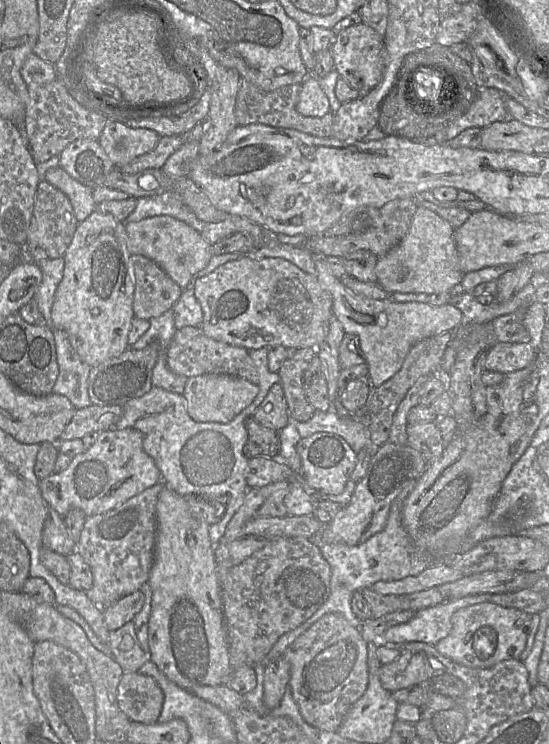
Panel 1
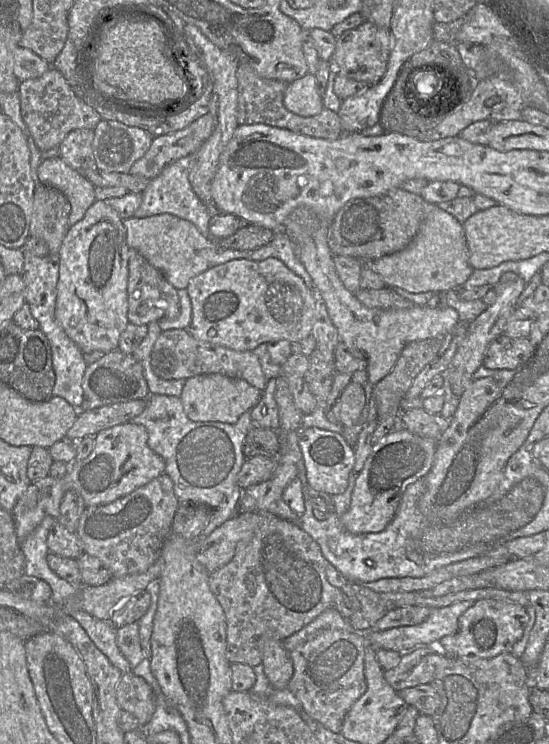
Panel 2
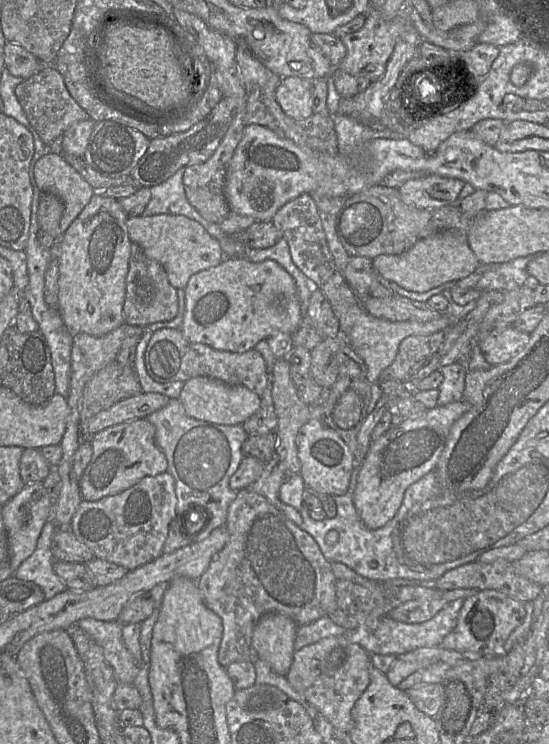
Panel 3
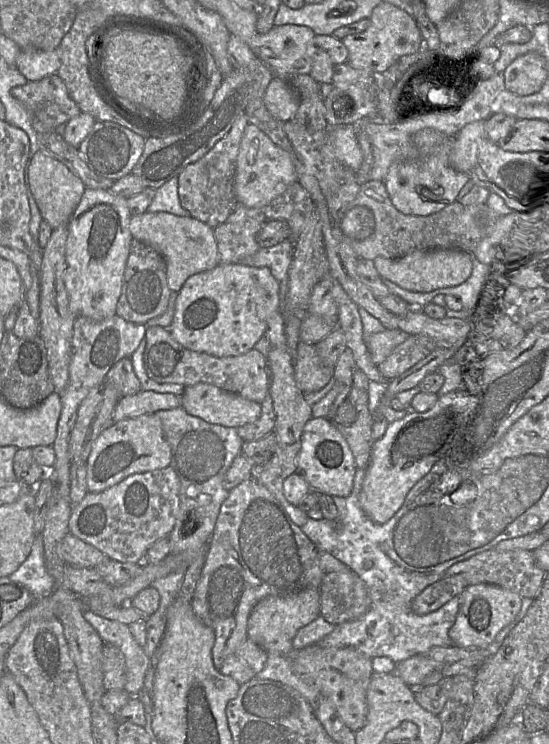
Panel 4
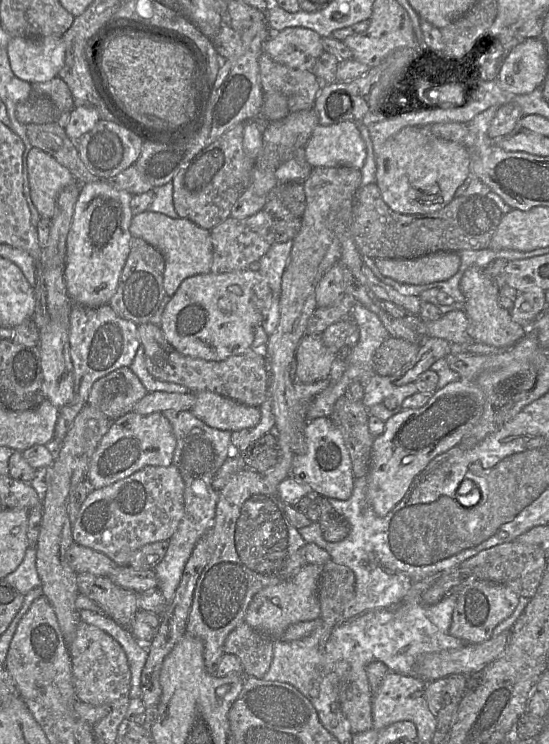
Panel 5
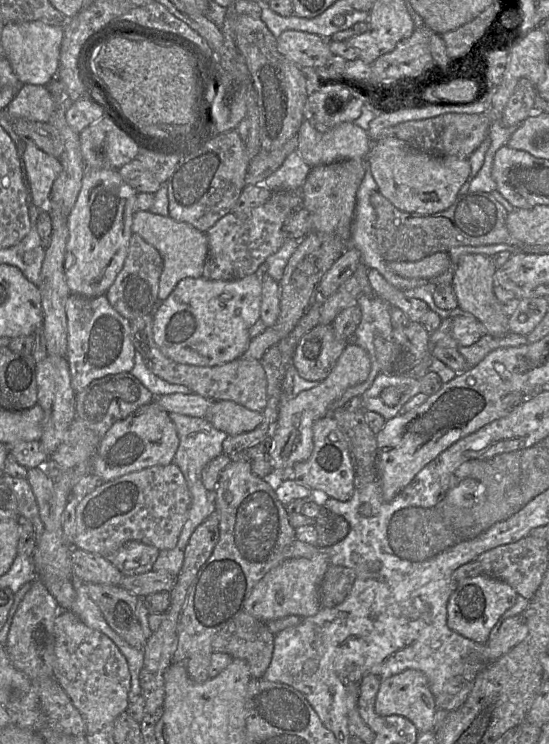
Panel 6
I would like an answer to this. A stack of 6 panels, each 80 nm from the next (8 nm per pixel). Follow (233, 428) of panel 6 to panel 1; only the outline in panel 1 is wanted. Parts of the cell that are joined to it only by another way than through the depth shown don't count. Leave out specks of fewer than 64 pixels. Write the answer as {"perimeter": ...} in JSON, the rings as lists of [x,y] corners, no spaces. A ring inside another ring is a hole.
{"perimeter":[[[204,374],[190,377],[183,395],[187,400],[187,411],[196,422],[229,423],[253,402],[259,390],[257,384],[238,376]]]}

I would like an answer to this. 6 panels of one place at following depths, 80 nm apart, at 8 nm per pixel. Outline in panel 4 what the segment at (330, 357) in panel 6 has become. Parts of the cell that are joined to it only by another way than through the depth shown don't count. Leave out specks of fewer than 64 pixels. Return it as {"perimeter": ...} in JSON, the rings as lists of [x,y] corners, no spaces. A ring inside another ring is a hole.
{"perimeter":[[[300,341],[297,347],[294,375],[297,387],[303,393],[312,393],[328,384],[333,377],[333,368],[323,364],[315,345]]]}

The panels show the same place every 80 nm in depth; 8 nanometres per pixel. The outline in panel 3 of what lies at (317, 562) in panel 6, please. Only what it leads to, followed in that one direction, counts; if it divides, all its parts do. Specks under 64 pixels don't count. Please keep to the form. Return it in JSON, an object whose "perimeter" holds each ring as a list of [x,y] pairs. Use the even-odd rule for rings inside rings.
{"perimeter":[[[267,613],[255,625],[252,635],[252,645],[259,659],[264,660],[270,668],[279,675],[286,676],[293,662],[295,652],[294,642],[299,626],[288,616]]]}

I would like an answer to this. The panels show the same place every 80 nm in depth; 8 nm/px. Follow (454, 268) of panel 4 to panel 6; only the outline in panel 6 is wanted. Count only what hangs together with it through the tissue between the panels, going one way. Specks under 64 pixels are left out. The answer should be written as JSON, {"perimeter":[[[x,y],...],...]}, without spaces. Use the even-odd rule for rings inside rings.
{"perimeter":[[[437,252],[414,262],[388,262],[395,274],[411,279],[431,279],[448,269],[450,258],[447,252]]]}

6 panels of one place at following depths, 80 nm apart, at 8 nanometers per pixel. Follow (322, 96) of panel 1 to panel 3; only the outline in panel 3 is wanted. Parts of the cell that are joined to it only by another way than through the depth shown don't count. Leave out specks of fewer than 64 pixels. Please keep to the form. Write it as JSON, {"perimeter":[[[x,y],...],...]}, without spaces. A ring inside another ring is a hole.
{"perimeter":[[[309,77],[282,78],[276,89],[276,100],[284,113],[293,119],[312,116],[313,79]]]}

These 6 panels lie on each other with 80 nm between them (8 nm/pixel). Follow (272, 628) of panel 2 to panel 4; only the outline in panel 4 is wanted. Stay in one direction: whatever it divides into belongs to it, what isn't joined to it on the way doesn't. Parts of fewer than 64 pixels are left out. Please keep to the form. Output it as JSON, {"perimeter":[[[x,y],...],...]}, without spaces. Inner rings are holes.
{"perimeter":[[[255,475],[244,480],[238,486],[229,491],[227,499],[222,503],[220,512],[215,524],[214,531],[206,548],[205,564],[197,582],[194,595],[191,601],[192,609],[195,616],[206,626],[211,627],[215,632],[215,643],[212,649],[213,664],[219,670],[224,660],[229,655],[236,655],[237,649],[249,638],[247,632],[248,619],[254,606],[262,599],[268,596],[291,597],[301,590],[308,588],[319,589],[325,571],[321,568],[318,559],[318,548],[304,534],[299,526],[294,524],[283,506],[274,497],[274,495],[261,483],[256,480]]]}

